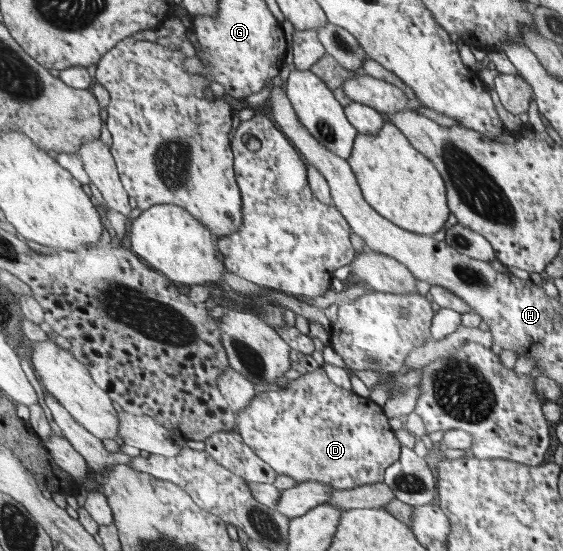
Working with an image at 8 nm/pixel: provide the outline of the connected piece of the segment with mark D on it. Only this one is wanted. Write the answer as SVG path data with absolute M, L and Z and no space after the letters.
M322 366L299 379L289 380L286 387L265 392L258 390L251 405L238 414L237 432L278 475L291 476L297 483L316 481L335 489L349 490L384 483L387 469L401 458L402 444L387 418L383 406L333 383Z

